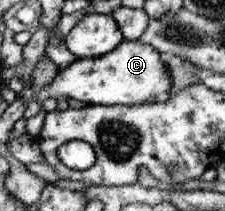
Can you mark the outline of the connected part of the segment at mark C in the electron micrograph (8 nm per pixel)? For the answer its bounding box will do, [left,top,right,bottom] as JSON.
[33,40,170,106]

